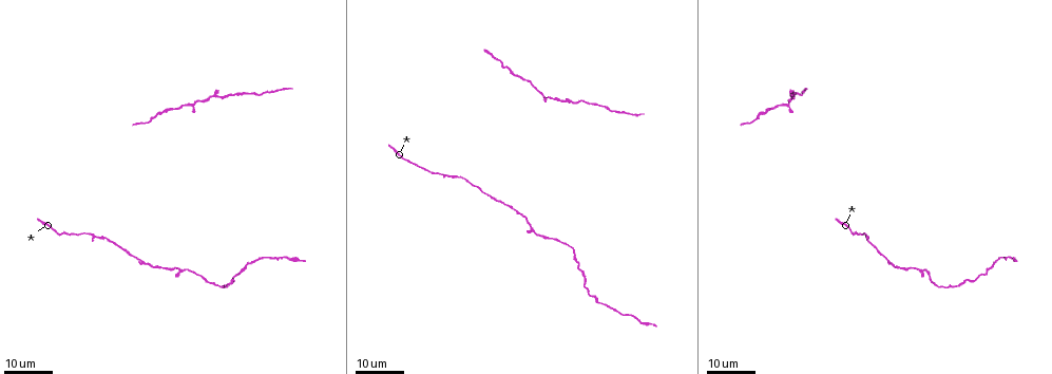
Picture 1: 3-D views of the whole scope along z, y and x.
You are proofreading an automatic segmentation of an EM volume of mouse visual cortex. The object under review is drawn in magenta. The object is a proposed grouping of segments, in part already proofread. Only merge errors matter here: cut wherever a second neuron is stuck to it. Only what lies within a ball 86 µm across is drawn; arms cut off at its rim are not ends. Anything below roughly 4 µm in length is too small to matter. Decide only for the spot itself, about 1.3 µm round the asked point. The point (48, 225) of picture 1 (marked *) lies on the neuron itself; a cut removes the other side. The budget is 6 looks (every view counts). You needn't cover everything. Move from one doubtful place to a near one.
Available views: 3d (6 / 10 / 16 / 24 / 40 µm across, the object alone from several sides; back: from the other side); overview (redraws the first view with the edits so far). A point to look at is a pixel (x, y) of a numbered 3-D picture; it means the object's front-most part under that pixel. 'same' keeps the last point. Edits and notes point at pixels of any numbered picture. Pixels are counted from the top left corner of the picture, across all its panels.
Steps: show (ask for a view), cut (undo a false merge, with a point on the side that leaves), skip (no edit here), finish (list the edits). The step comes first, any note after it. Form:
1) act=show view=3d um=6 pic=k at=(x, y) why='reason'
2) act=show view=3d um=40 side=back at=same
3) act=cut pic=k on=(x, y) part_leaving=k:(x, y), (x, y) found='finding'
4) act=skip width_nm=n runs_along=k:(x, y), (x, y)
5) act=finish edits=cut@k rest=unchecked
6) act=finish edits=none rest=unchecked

act=show view=3d um=24 pic=1 at=(444, 172) why='two arms in line, one across'

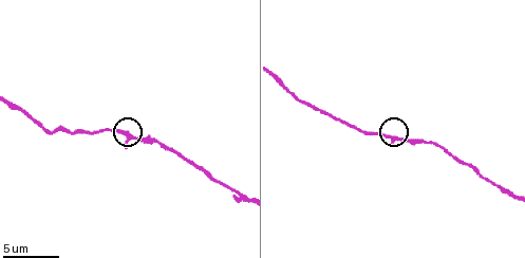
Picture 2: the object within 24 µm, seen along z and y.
act=show view=3d um=6 pic=2 at=(127, 133) why='closer look'

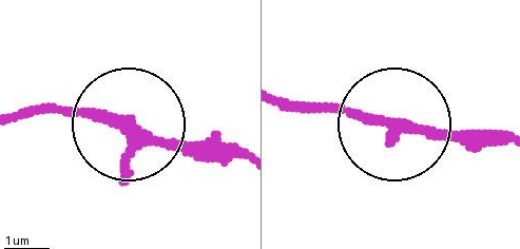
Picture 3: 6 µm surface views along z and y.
act=skip arms=3 found='continuous, no second neuron'

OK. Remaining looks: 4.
act=show view=3d um=24 pic=1 at=(572, 251)

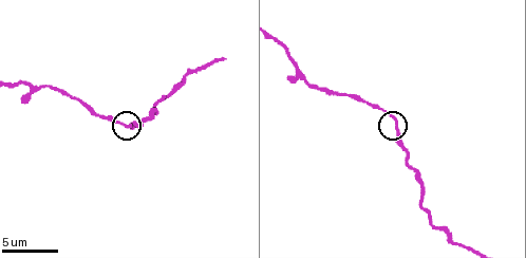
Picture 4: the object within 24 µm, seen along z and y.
act=show view=3d um=10 pic=4 at=(131, 123)

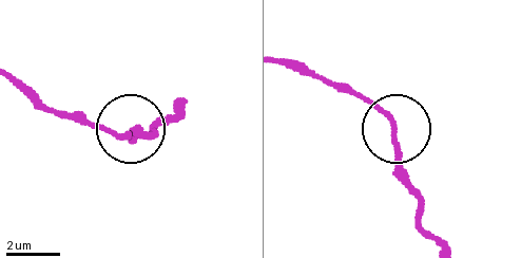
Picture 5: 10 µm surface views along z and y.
act=skip runs_along=5:(16, 78), (63, 115), (145, 140) found='one neuron here'

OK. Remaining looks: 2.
act=show view=3d um=10 pic=4 at=(433, 225) why='calibre changes'

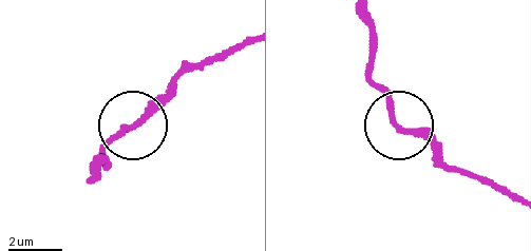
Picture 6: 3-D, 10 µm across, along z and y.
act=skip width_nm=220 found='continuous, no second neuron'

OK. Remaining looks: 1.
act=finish edits=none rest=unchecked

